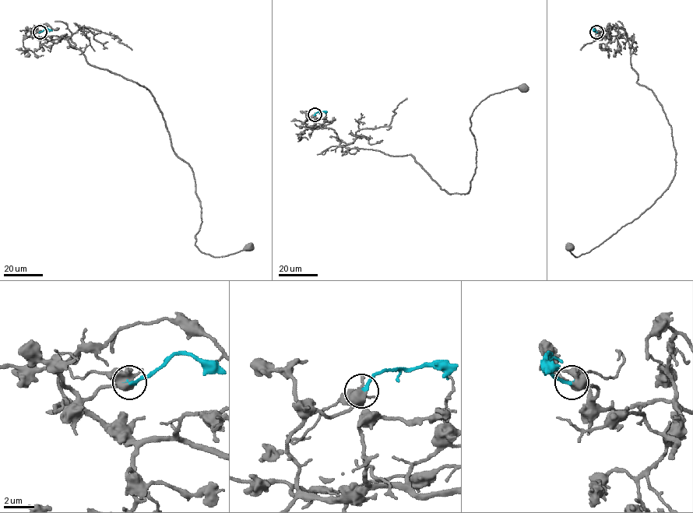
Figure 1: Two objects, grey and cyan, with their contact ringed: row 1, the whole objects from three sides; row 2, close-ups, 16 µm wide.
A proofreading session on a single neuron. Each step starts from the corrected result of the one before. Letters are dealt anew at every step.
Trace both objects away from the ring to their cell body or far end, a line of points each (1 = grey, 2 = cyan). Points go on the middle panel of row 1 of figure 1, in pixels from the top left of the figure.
1: (314, 114), (307, 128), (332, 128), (347, 148), (410, 155), (441, 189), (466, 194), (473, 109), (525, 86)
2: (314, 114), (327, 111)

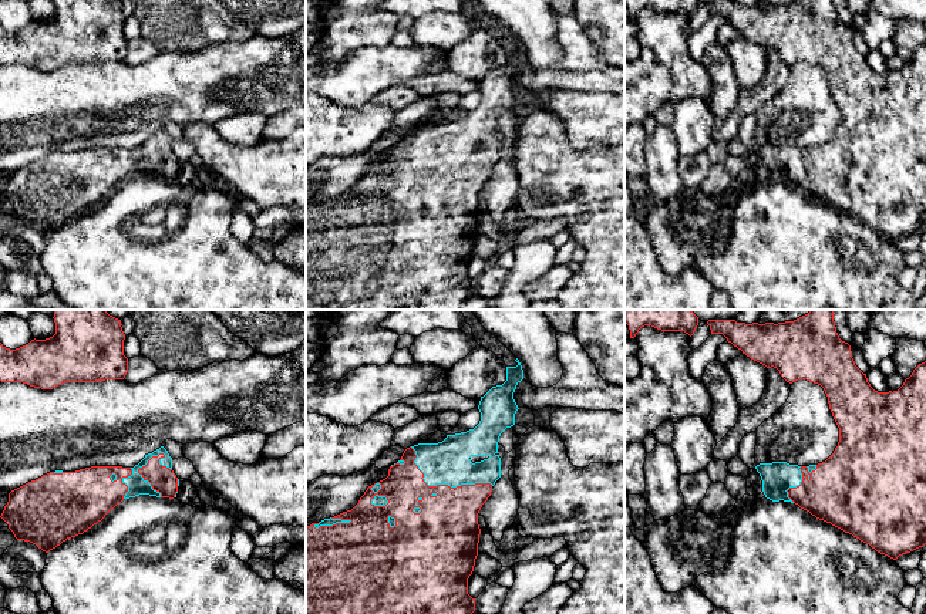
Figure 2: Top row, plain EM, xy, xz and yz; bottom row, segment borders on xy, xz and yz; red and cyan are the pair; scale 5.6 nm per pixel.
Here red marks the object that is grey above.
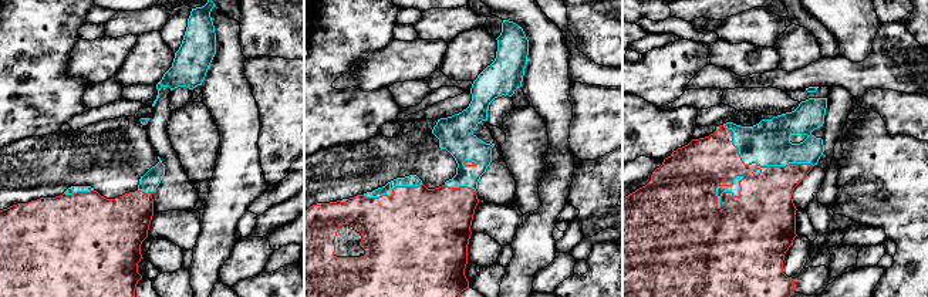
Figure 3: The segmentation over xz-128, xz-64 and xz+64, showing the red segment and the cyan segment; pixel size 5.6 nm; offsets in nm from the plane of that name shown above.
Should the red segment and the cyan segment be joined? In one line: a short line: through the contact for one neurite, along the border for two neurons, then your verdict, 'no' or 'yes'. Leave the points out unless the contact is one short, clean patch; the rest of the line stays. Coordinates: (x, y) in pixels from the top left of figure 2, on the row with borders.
yes

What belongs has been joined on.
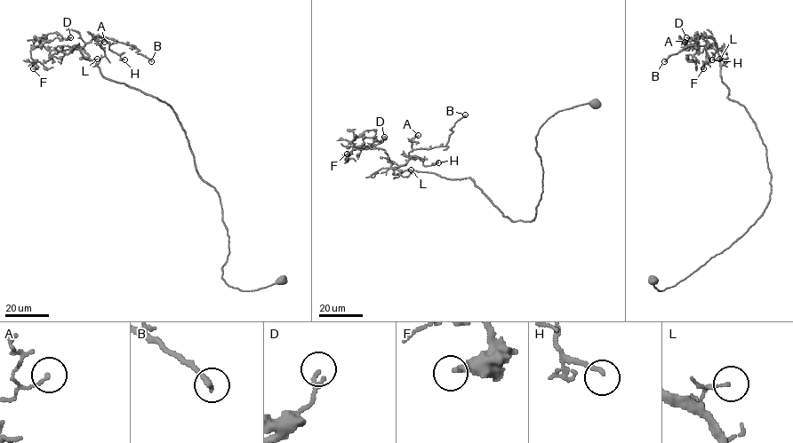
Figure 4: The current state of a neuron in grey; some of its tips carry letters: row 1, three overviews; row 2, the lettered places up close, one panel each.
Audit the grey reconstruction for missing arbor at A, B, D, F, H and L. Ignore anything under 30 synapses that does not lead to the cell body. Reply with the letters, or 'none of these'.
B

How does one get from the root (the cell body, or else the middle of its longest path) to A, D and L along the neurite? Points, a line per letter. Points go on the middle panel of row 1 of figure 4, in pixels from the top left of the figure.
A: (596, 102), (559, 111), (539, 129), (542, 193), (532, 221), (505, 217), (469, 178), (396, 169), (418, 135)
D: (596, 102), (539, 129), (532, 221), (505, 217), (469, 178), (399, 171), (384, 150), (352, 147), (384, 137)
L: (596, 102), (559, 111), (539, 129), (535, 150), (542, 193), (532, 221), (505, 217), (469, 178), (411, 170)

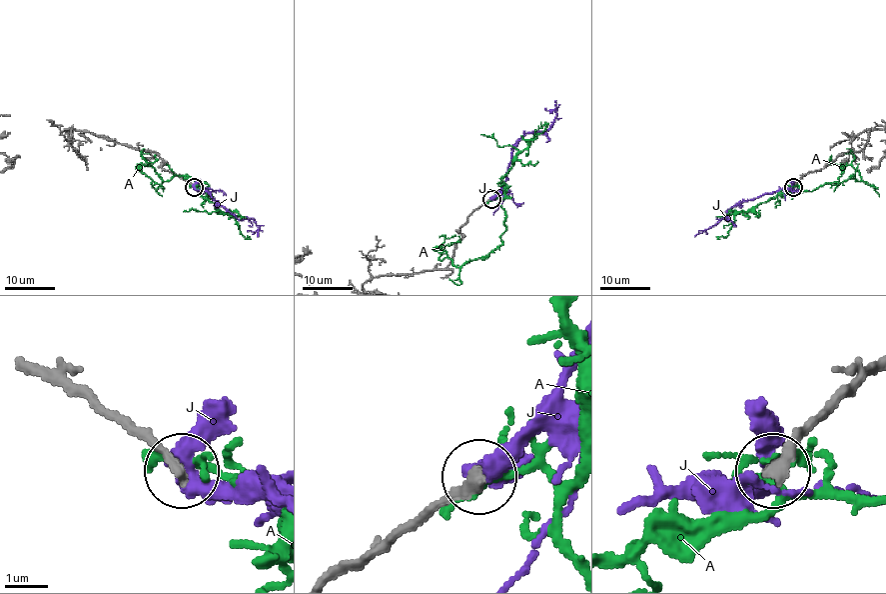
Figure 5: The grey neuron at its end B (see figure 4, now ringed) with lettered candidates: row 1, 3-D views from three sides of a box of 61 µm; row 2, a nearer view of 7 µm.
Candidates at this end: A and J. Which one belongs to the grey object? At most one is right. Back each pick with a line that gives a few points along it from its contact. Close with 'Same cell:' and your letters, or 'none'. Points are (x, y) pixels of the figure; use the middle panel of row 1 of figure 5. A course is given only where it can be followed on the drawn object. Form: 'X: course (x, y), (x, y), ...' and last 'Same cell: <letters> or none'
J: course (490, 198), (505, 179), (511, 148), (527, 133), (549, 128), (555, 117), (554, 100)
Same cell: J

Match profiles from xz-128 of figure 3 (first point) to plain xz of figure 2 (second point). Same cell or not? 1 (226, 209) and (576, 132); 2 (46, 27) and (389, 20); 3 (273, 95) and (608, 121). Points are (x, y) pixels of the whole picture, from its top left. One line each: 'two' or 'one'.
1: two
2: one
3: one

